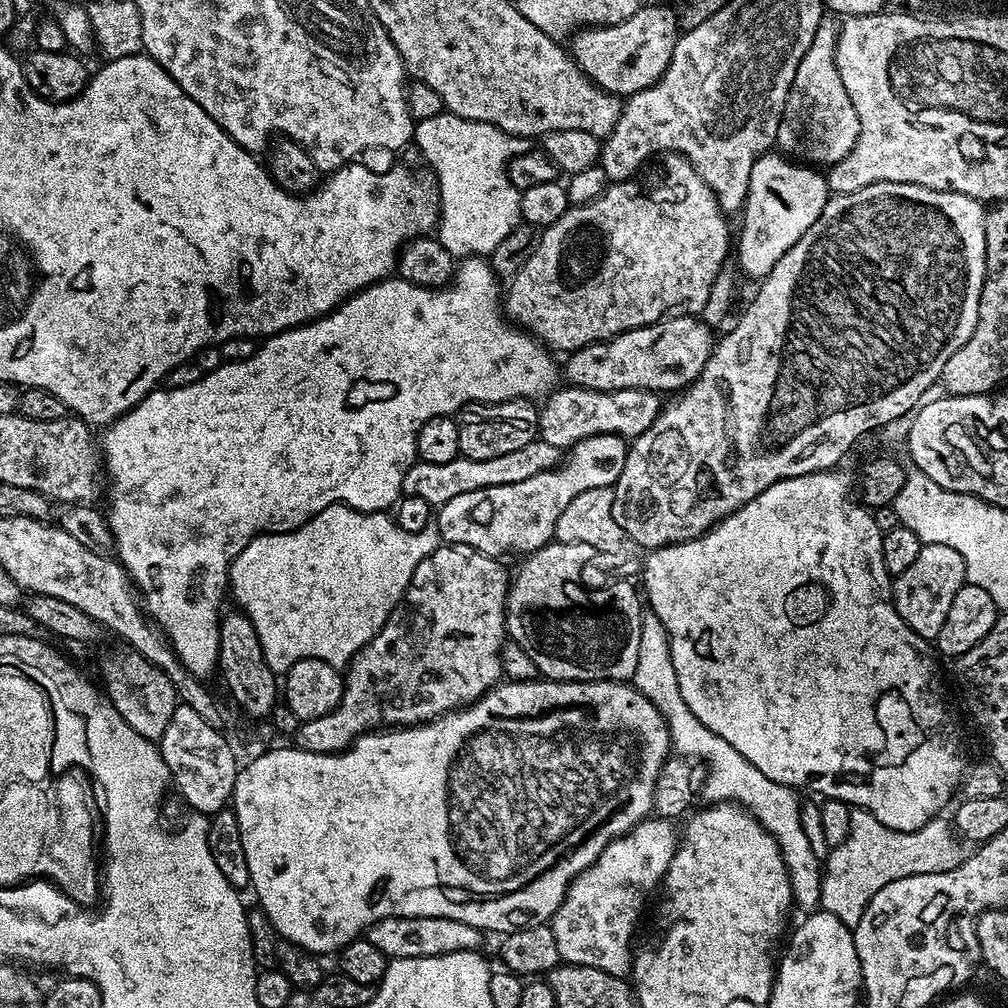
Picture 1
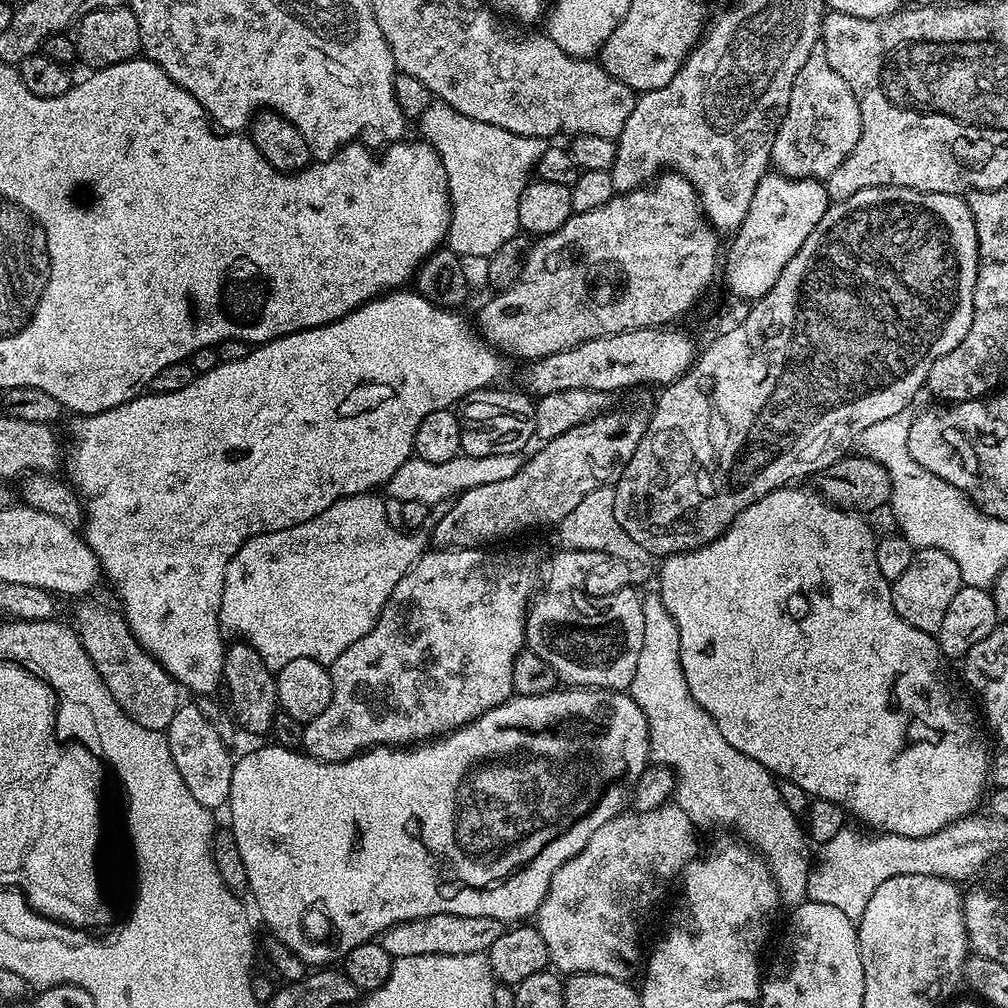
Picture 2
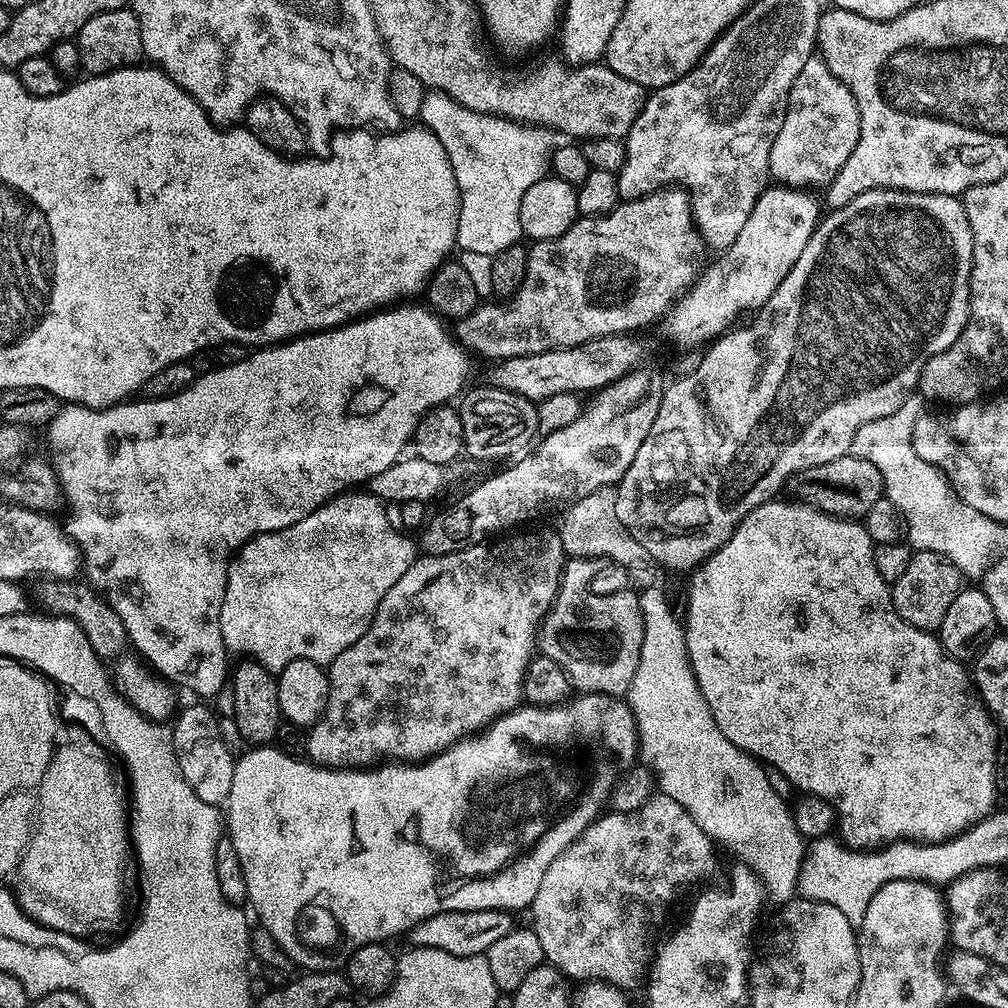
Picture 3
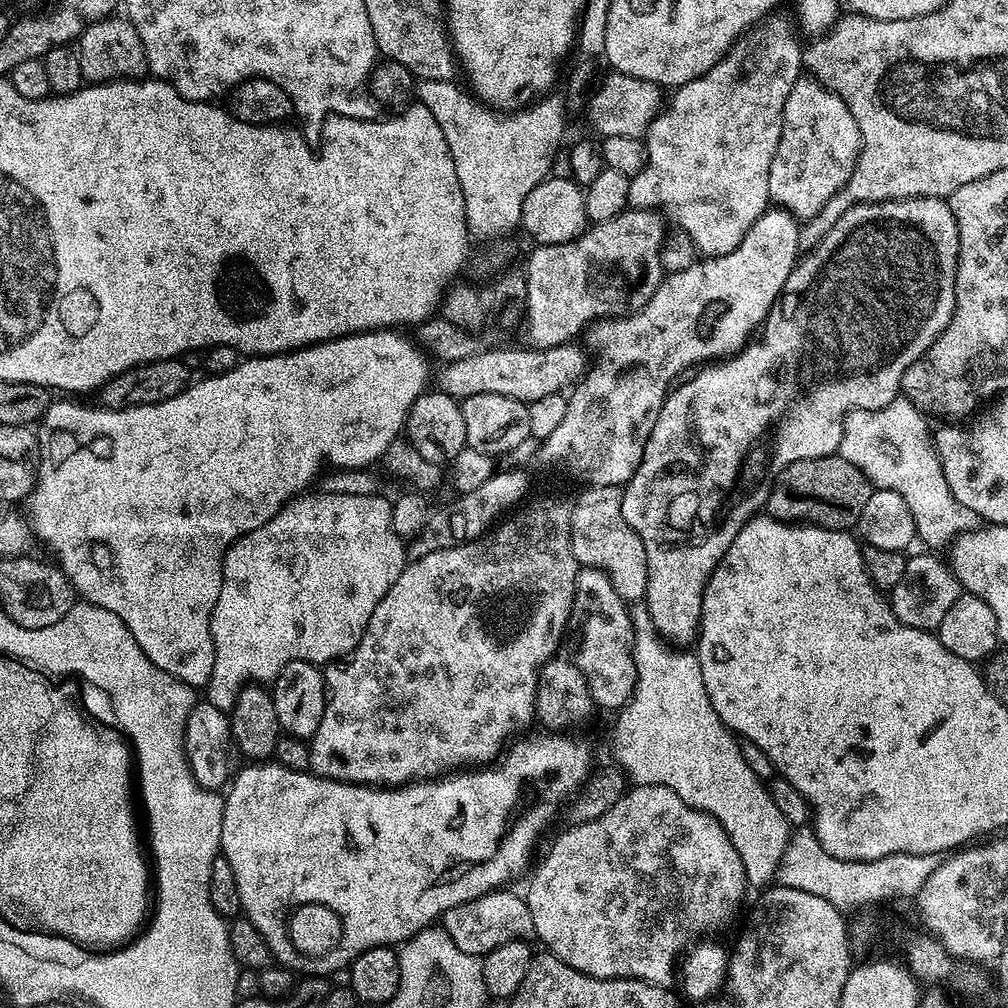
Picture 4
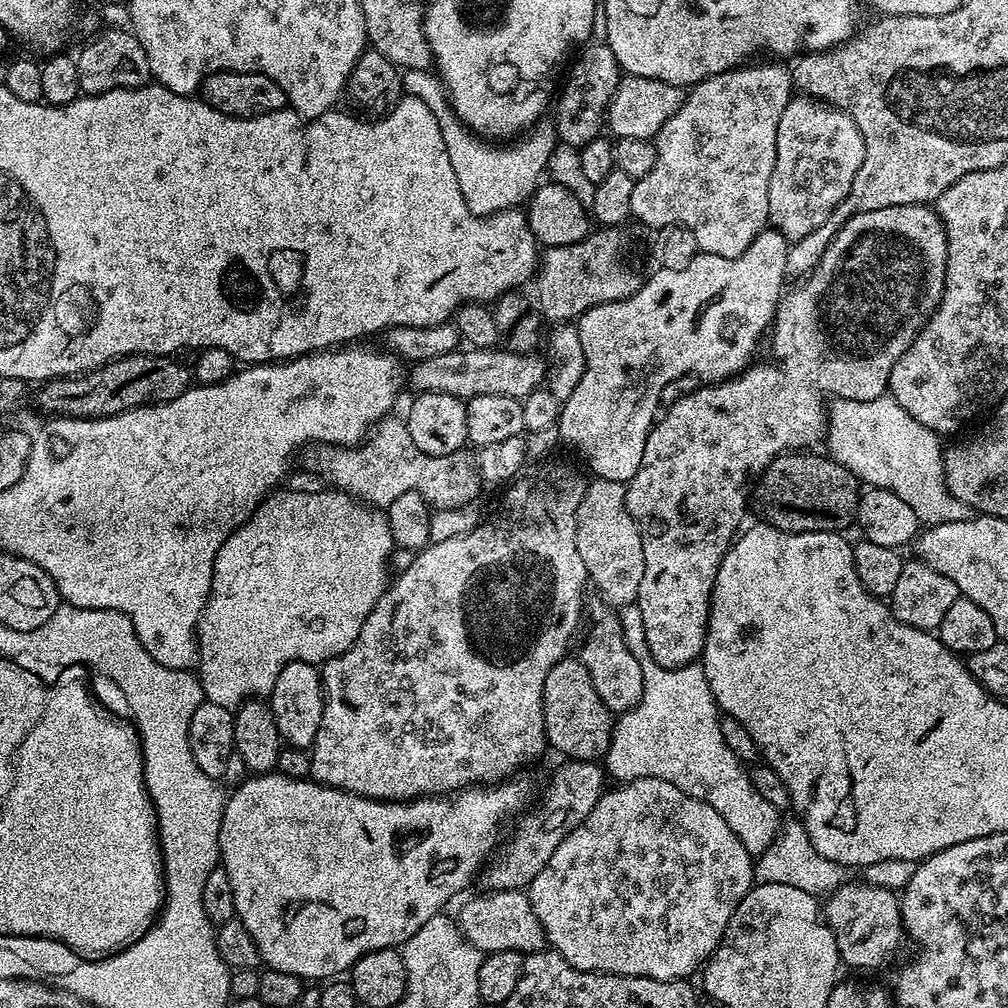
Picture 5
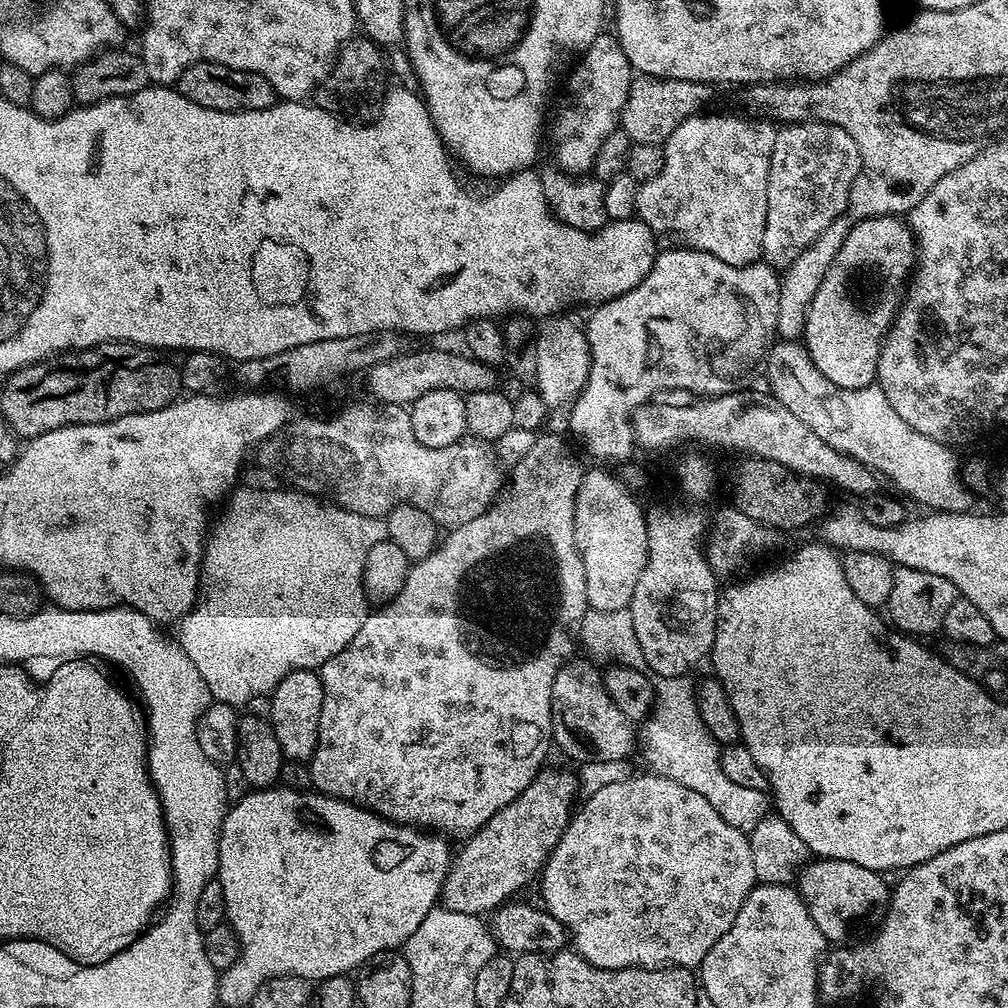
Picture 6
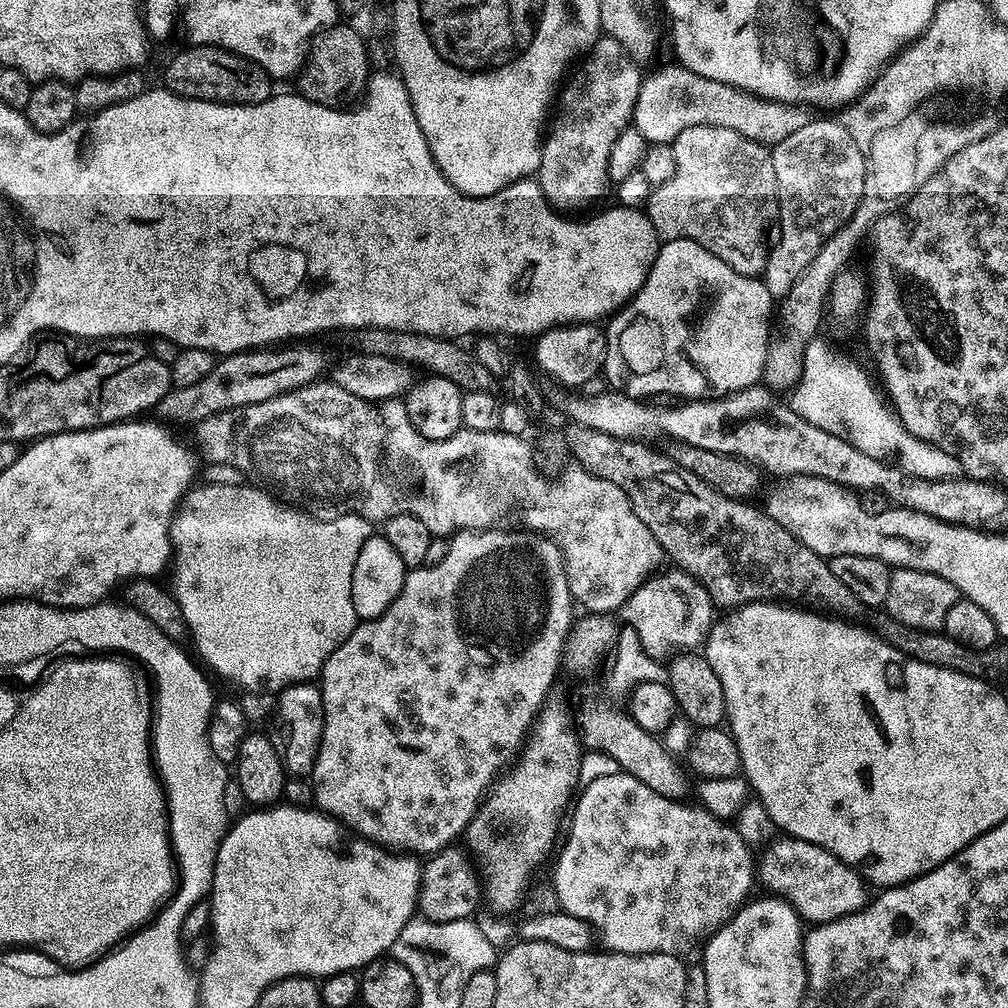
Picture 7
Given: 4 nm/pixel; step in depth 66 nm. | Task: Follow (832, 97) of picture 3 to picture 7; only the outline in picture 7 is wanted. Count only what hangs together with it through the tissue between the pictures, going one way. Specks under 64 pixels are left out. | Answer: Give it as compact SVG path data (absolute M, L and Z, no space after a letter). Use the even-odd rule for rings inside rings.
M813 118L790 138L775 141L772 161L778 228L780 224L780 240L784 244L773 243L769 247L762 279L772 297L781 298L814 261L823 243L854 214L862 198L864 155L856 140L835 119Z

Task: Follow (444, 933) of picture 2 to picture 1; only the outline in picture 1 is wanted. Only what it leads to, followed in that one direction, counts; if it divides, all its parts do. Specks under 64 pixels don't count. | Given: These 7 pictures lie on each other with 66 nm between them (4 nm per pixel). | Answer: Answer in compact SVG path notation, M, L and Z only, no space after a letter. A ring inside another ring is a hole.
M391 916L382 918L368 927L366 938L389 960L398 958L430 958L438 954L454 954L455 952L474 952L486 940L485 933L480 929L470 926L466 922L458 922L458 918L438 918L437 916Z

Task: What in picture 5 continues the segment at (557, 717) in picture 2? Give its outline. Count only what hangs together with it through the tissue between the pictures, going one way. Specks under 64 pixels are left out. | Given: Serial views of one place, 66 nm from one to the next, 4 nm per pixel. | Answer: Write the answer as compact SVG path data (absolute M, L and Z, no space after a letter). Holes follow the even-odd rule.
M275 770L249 775L244 784L237 786L224 801L224 817L220 831L220 859L226 874L230 874L230 887L234 890L236 915L254 938L260 951L261 961L271 971L294 974L305 982L324 982L335 977L332 976L335 972L347 973L356 960L362 958L367 952L403 945L405 940L409 940L421 926L430 922L430 918L434 918L443 909L440 907L451 896L458 895L475 878L476 871L478 876L485 865L484 858L493 853L501 839L500 823L508 819L511 821L513 817L523 813L529 807L528 799L532 796L532 788L526 781L520 779L509 778L491 786L473 786L449 795L447 798L425 796L407 802L389 802L371 800L365 796L356 796L352 792L328 788L325 784L317 784L311 778L307 780L286 778L281 772Z

